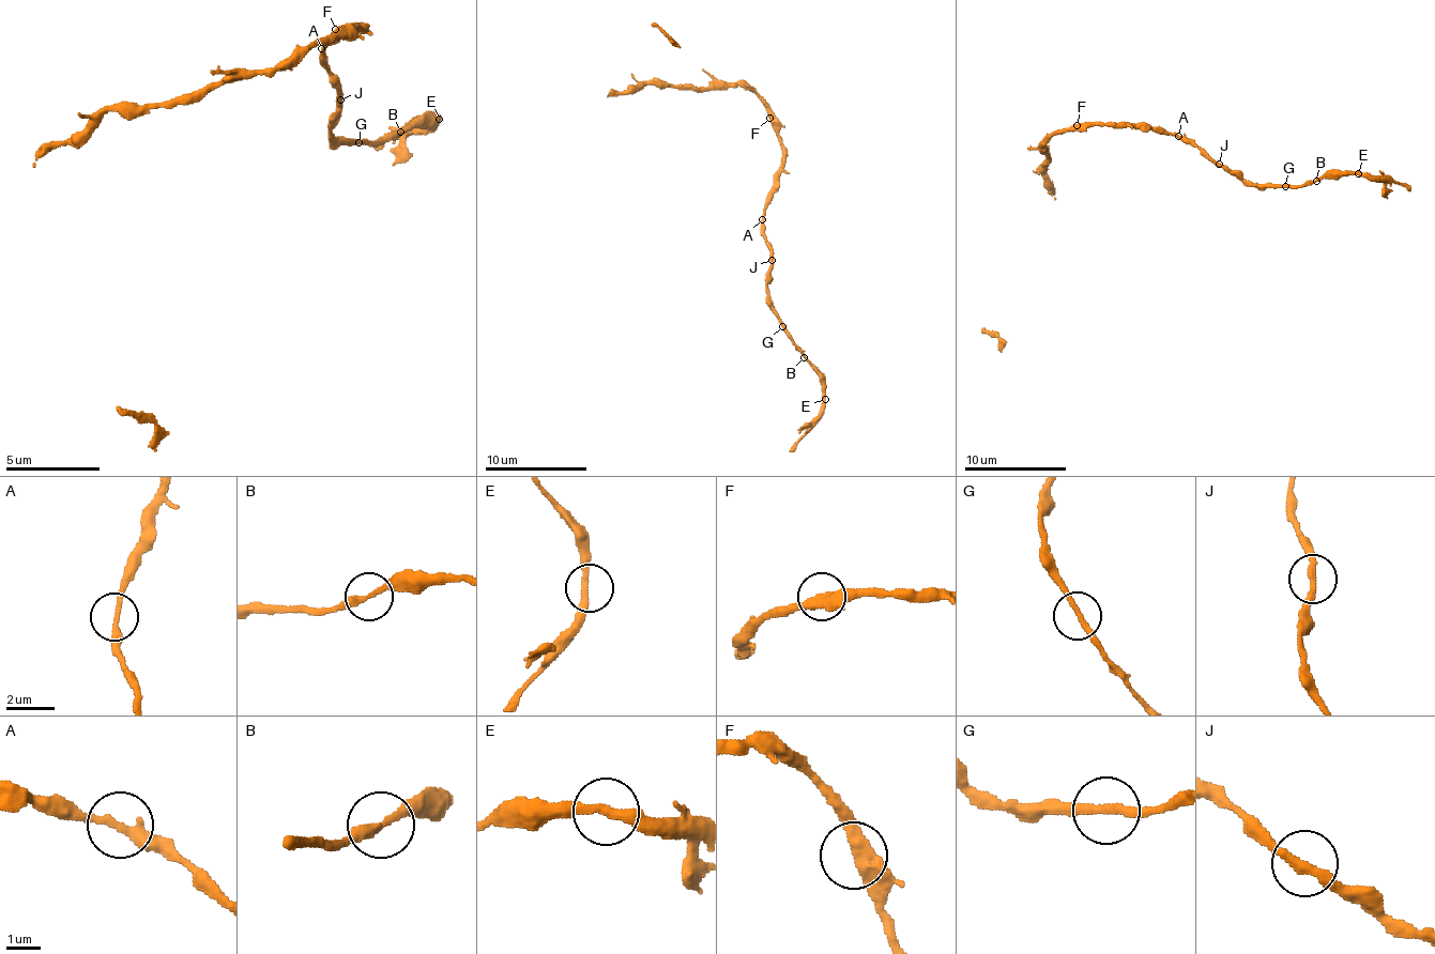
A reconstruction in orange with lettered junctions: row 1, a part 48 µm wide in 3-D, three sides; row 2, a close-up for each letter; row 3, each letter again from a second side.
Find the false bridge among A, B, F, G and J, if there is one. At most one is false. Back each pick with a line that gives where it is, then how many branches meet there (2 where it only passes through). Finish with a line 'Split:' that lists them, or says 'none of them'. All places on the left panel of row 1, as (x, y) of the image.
Split: none of them

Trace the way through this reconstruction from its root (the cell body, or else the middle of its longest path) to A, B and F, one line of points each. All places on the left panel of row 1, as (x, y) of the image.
A: (349, 33), (359, 29), (345, 29), (321, 48)
B: (349, 33), (359, 29), (345, 29), (325, 48), (325, 72), (340, 99), (331, 133), (368, 142), (401, 133)
F: (349, 33), (340, 33), (335, 29)

